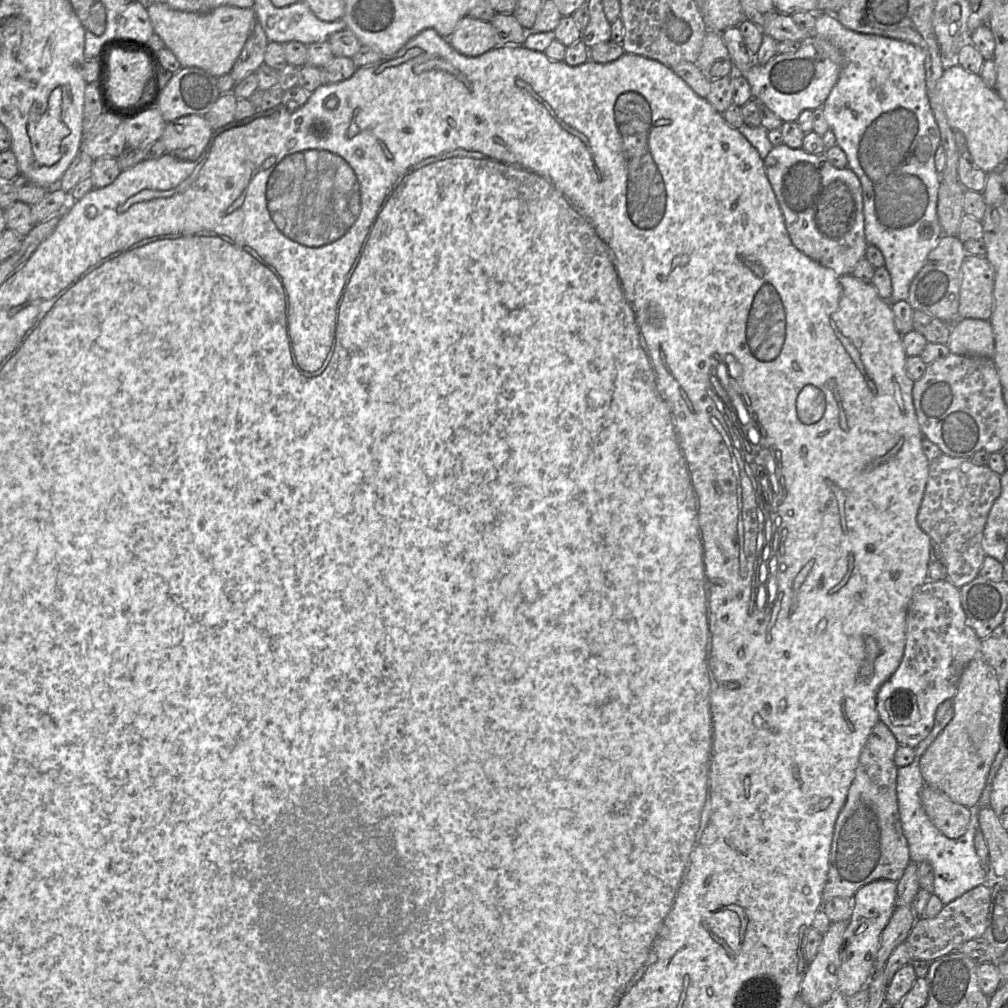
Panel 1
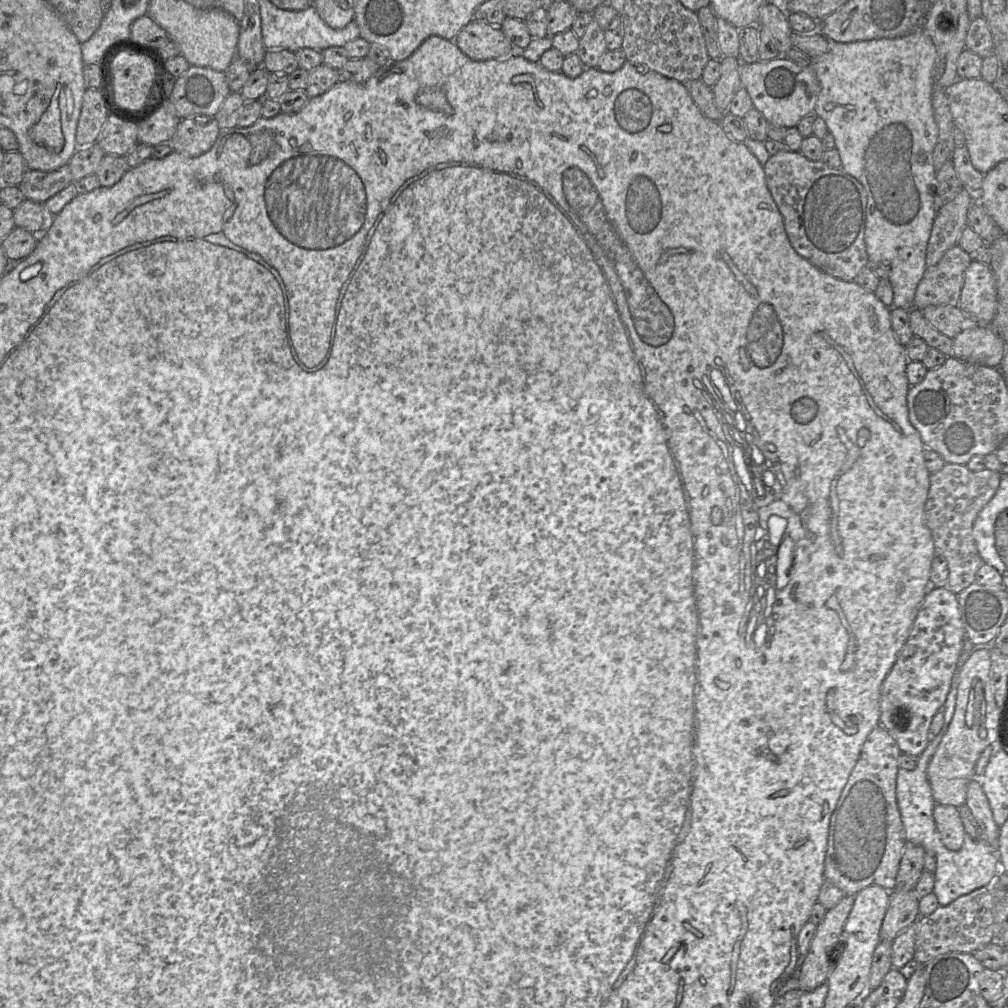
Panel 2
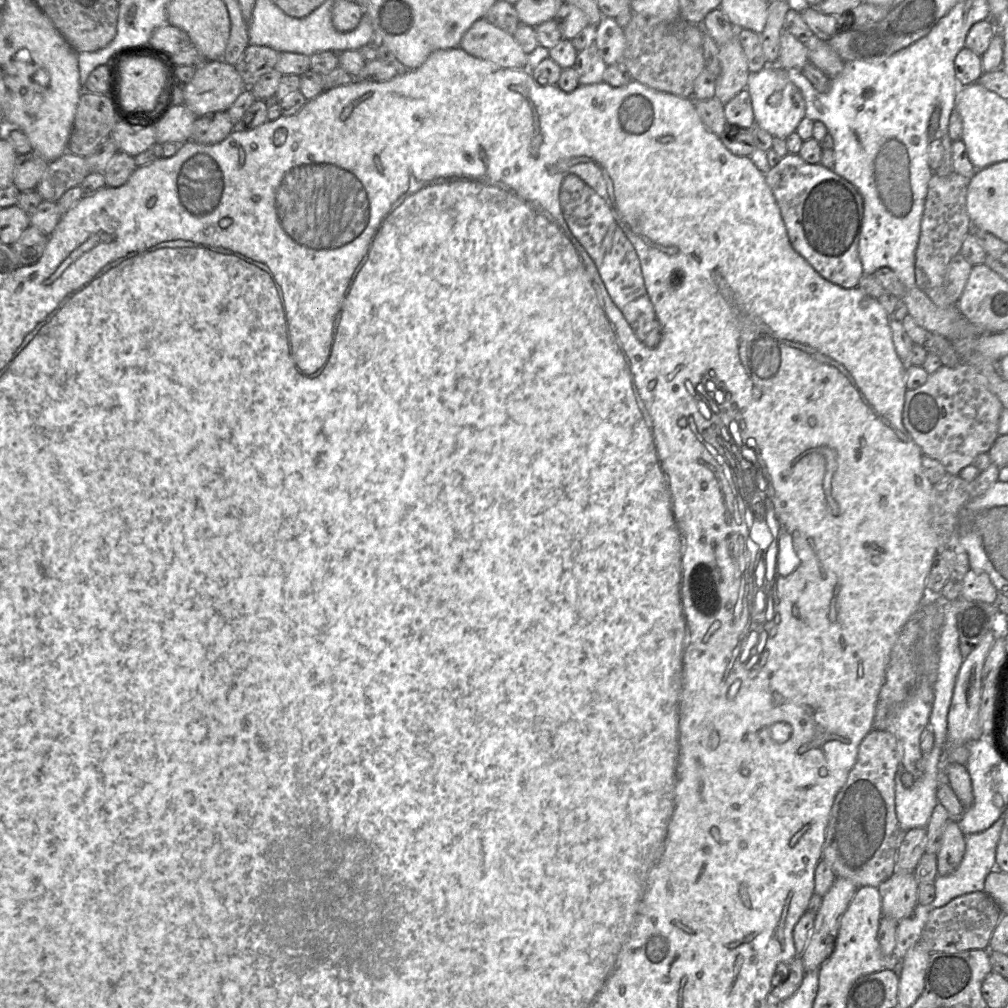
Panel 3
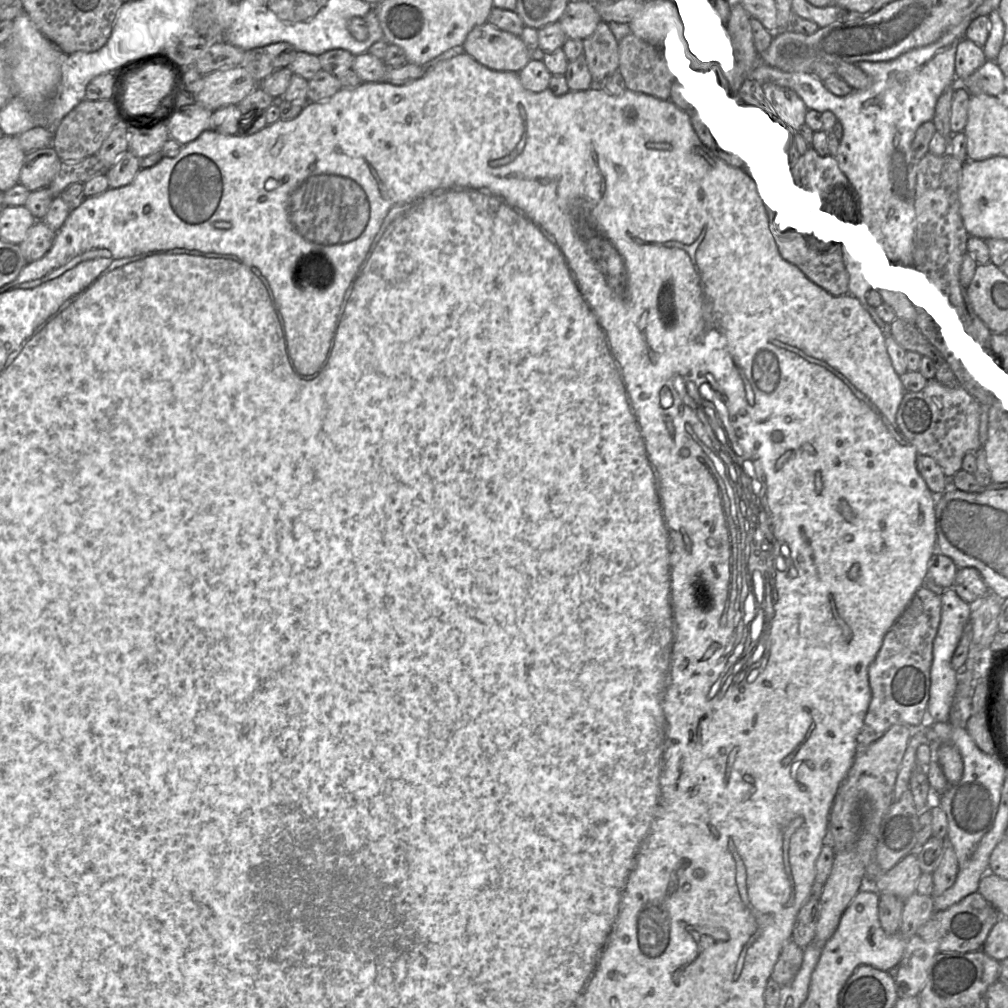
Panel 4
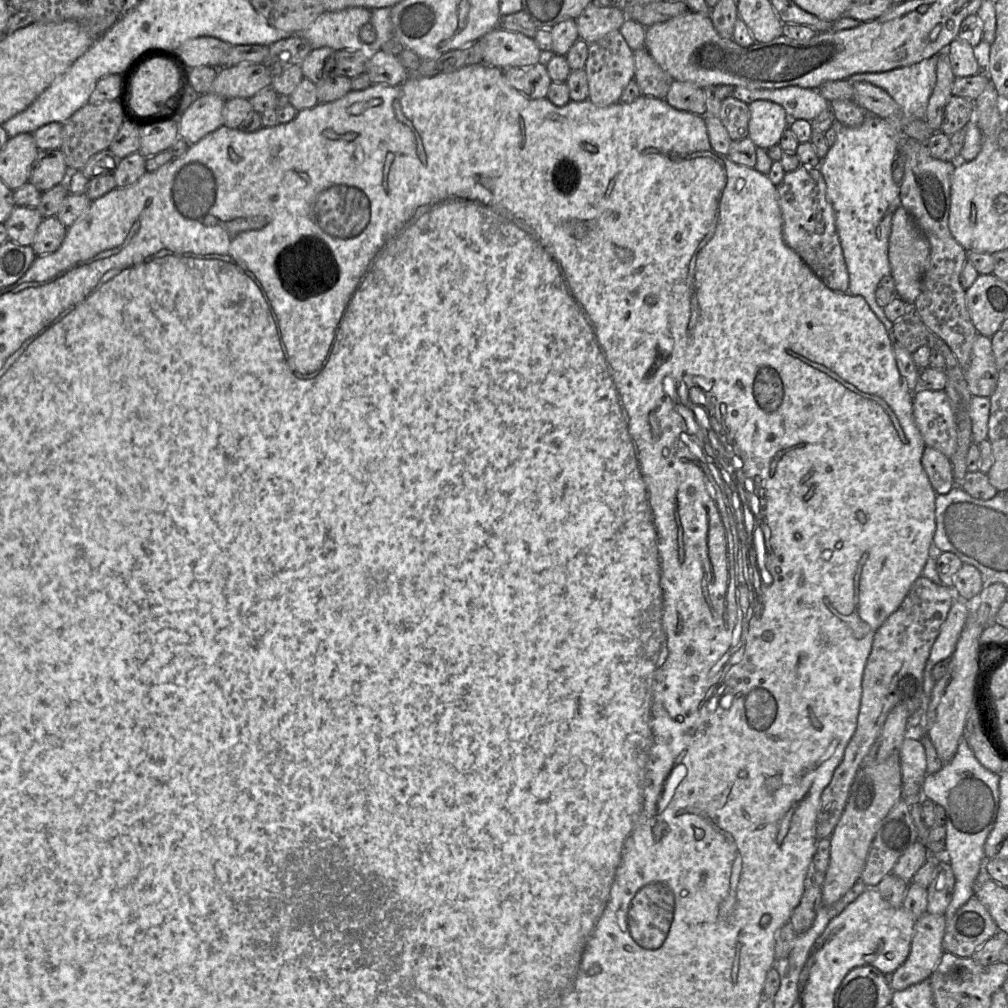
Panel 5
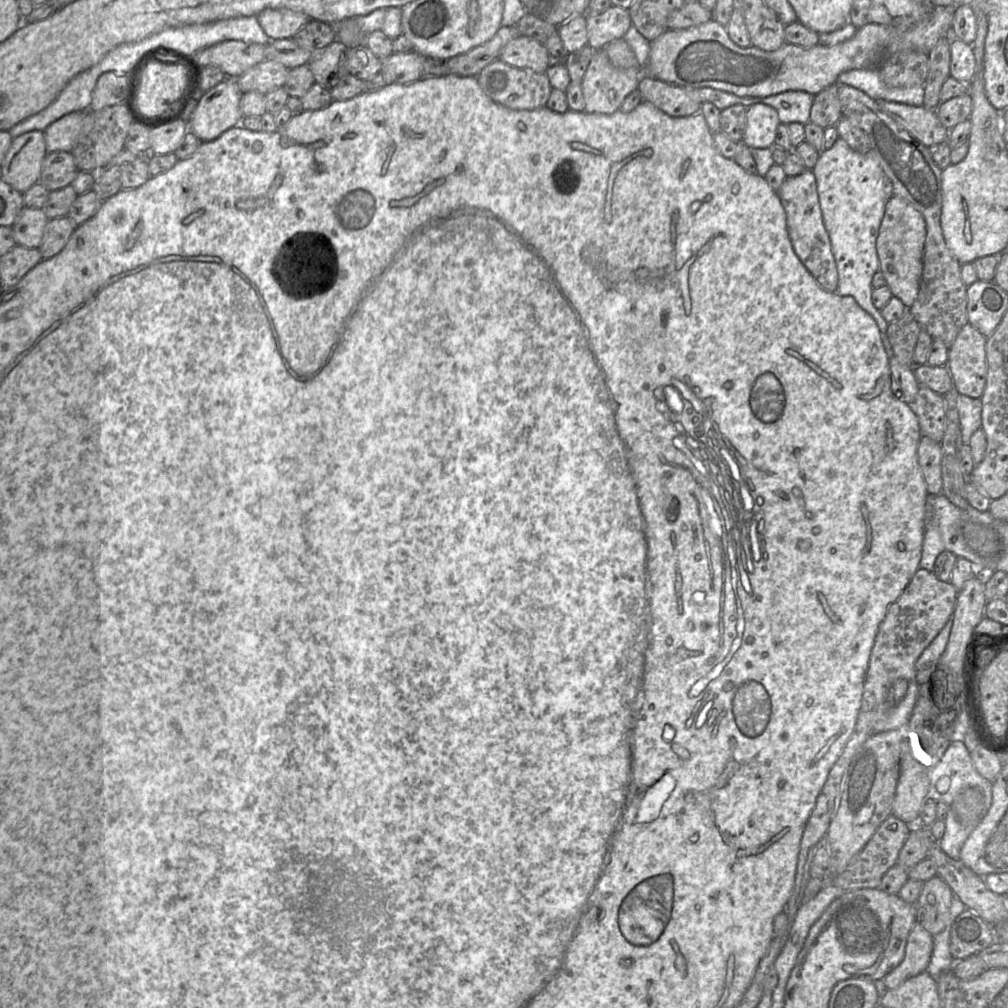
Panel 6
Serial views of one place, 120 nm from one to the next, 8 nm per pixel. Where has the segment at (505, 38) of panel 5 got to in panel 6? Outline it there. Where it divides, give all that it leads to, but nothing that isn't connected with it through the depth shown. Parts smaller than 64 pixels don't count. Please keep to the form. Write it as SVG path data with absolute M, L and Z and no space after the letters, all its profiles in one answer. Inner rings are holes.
M519 36L503 48L499 59L503 62L536 73L546 73L549 53L546 47L529 36Z

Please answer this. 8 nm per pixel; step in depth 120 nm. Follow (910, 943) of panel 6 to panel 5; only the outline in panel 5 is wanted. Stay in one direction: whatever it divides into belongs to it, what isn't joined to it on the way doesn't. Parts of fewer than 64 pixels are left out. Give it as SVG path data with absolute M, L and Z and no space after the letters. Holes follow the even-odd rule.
M925 913L916 919L909 955L893 972L891 988L894 991L904 990L930 977L944 952L945 926L944 914Z

